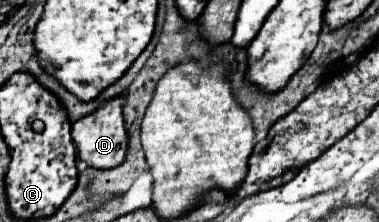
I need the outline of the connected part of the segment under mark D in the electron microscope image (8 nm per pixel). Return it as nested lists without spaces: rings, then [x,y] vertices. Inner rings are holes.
[[[117,95],[109,101],[105,101],[93,113],[89,113],[73,123],[71,135],[73,135],[73,143],[77,147],[77,155],[79,155],[79,159],[87,161],[89,167],[111,169],[111,167],[117,167],[123,163],[127,147],[129,147],[129,135],[125,131],[125,121],[123,121],[123,103],[125,103],[125,95]]]

